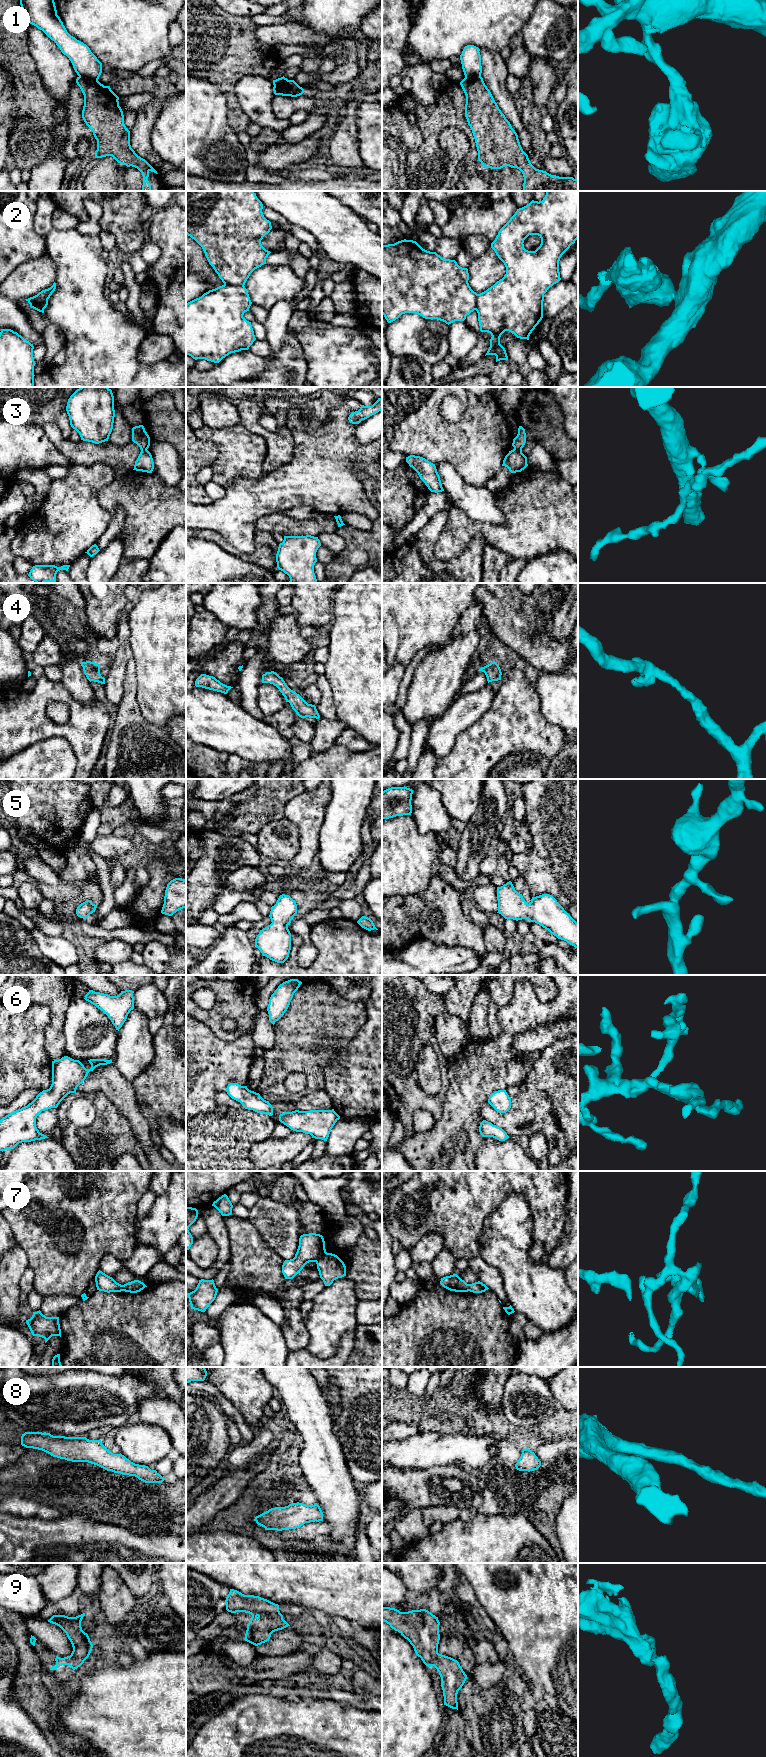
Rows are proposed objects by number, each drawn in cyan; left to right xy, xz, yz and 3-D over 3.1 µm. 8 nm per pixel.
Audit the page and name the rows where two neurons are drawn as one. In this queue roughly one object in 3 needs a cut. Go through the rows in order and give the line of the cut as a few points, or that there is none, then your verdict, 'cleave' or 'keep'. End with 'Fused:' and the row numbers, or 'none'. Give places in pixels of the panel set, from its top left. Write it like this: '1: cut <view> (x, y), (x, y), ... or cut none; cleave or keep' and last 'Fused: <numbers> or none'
1: cut xy (79, 76), (97, 80); cleave
2: cut xz (224, 283), (243, 285); cleave
3: cut yz (514, 448), (521, 450); cleave
4: cut none; keep
5: cut none; keep
6: cut none; keep
7: cut xz (326, 1252), (315, 1261); cleave
8: cut none; keep
9: cut none; keep
Fused: 1, 2, 3, 7

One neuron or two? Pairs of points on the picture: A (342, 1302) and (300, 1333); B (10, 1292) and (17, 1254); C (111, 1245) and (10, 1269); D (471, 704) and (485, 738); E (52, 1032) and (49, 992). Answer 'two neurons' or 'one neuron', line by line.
A: two neurons
B: one neuron
C: two neurons
D: two neurons
E: one neuron

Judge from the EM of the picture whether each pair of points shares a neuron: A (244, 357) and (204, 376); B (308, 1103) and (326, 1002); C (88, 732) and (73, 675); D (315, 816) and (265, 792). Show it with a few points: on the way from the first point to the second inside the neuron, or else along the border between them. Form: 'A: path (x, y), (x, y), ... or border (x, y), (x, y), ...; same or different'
A: path (234, 367), (226, 373), (214, 376); same
B: border (323, 1089), (312, 1090), (298, 1100), (290, 1101); different
C: border (63, 685), (78, 701), (93, 702), (97, 699); different
D: border (304, 790), (287, 802), (284, 816); different

